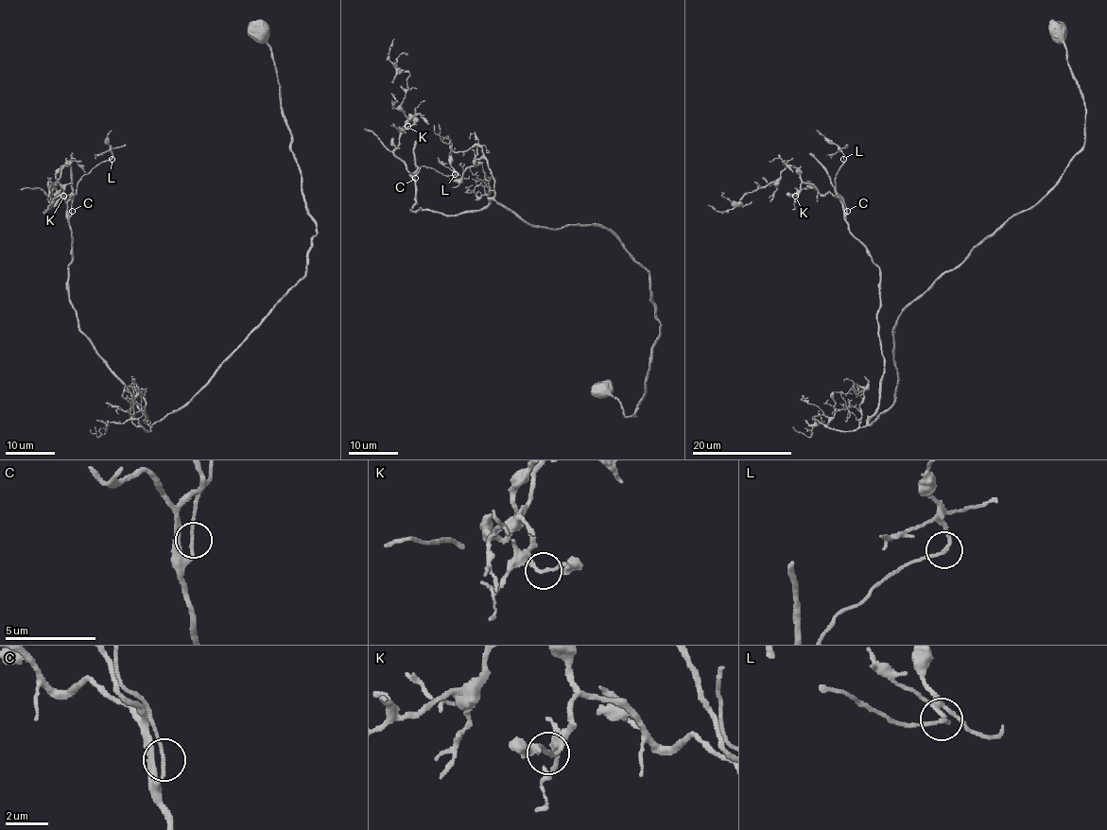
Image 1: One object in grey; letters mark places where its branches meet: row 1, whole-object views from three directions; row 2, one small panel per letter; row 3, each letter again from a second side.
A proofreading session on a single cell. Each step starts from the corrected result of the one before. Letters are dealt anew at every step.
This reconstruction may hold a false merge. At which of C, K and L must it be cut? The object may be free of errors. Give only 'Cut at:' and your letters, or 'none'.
Cut at: none

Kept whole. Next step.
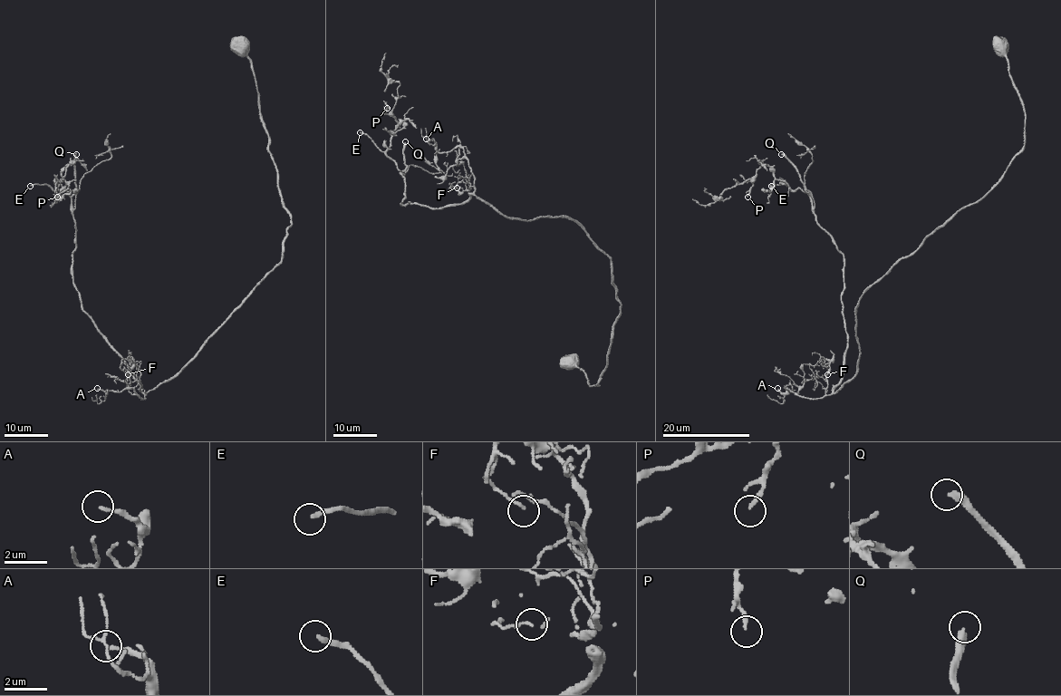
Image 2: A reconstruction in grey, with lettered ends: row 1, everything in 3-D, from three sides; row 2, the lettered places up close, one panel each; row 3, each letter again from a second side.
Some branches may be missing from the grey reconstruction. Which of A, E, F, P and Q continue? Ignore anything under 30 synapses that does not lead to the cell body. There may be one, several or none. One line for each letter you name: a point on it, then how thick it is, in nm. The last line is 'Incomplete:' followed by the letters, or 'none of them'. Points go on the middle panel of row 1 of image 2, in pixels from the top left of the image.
E: place (360, 132); calibre 200 nm
Q: place (405, 141); calibre 340 nm
Incomplete: E, Q

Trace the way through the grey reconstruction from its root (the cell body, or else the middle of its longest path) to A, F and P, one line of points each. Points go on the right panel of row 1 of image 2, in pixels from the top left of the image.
A: (1001, 44), (1025, 116), (1024, 148), (981, 198), (862, 295), (860, 359), (850, 380), (819, 398), (777, 388)
F: (1001, 44), (1025, 116), (1024, 148), (981, 198), (862, 295), (857, 372), (828, 395), (827, 374)
P: (1001, 44), (1024, 148), (862, 295), (857, 372), (834, 392), (843, 255), (812, 199), (769, 166), (747, 197)

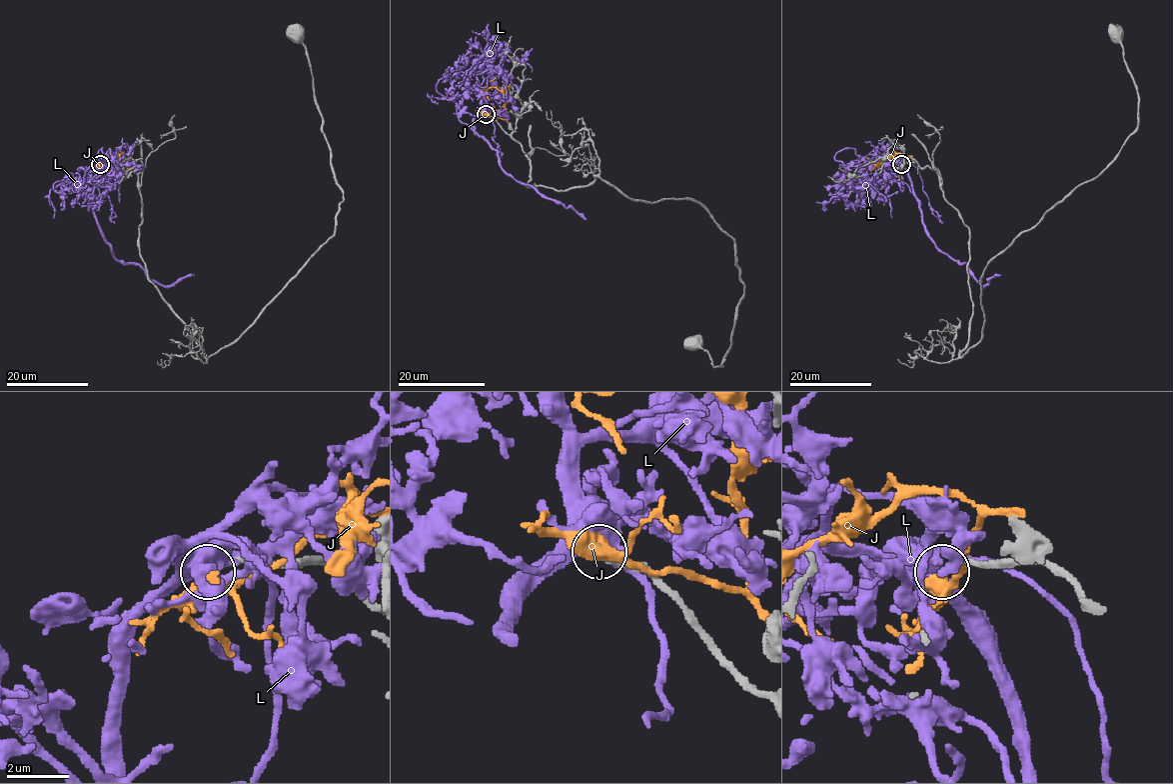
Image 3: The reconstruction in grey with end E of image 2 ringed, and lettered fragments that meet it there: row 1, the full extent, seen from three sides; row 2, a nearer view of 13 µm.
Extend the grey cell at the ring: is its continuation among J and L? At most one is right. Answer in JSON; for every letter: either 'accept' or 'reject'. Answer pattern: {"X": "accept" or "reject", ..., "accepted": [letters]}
{"J": "reject", "L": "reject", "accepted": []}

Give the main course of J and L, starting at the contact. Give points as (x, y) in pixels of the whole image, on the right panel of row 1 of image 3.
J: (901, 164), (905, 156), (895, 154), (880, 163), (876, 162), (877, 165), (867, 171)
L: (903, 162), (900, 164), (906, 170), (928, 237), (956, 261), (966, 264), (982, 285), (1001, 274)

